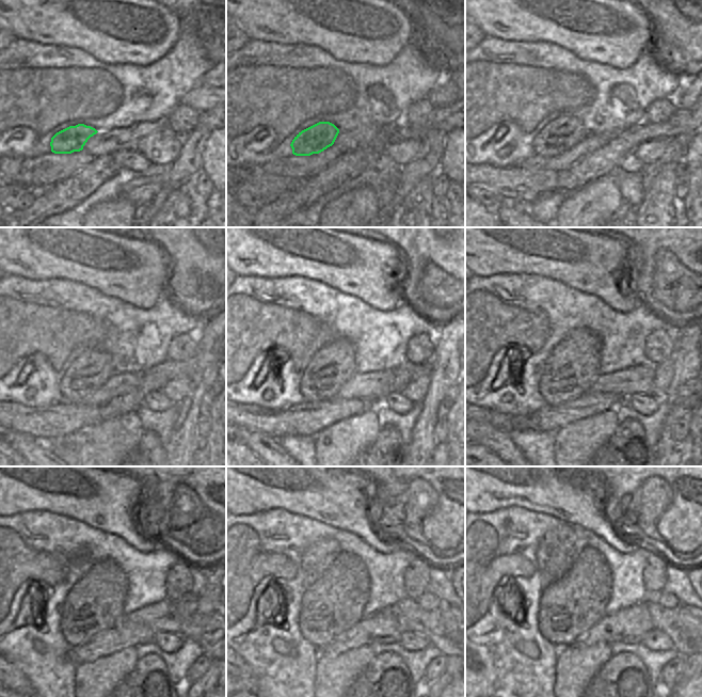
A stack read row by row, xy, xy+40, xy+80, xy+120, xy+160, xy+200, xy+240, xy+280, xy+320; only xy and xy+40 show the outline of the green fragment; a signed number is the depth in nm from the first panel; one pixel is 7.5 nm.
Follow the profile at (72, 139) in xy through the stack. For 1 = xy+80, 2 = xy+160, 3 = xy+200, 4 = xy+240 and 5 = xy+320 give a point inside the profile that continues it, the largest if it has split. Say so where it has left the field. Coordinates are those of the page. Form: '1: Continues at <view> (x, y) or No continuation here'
1: Continues at xy+80 (562, 133)
2: Continues at xy+160 (333, 365)
3: Continues at xy+200 (573, 365)
4: Continues at xy+240 (94, 604)
5: Continues at xy+320 (570, 607).

